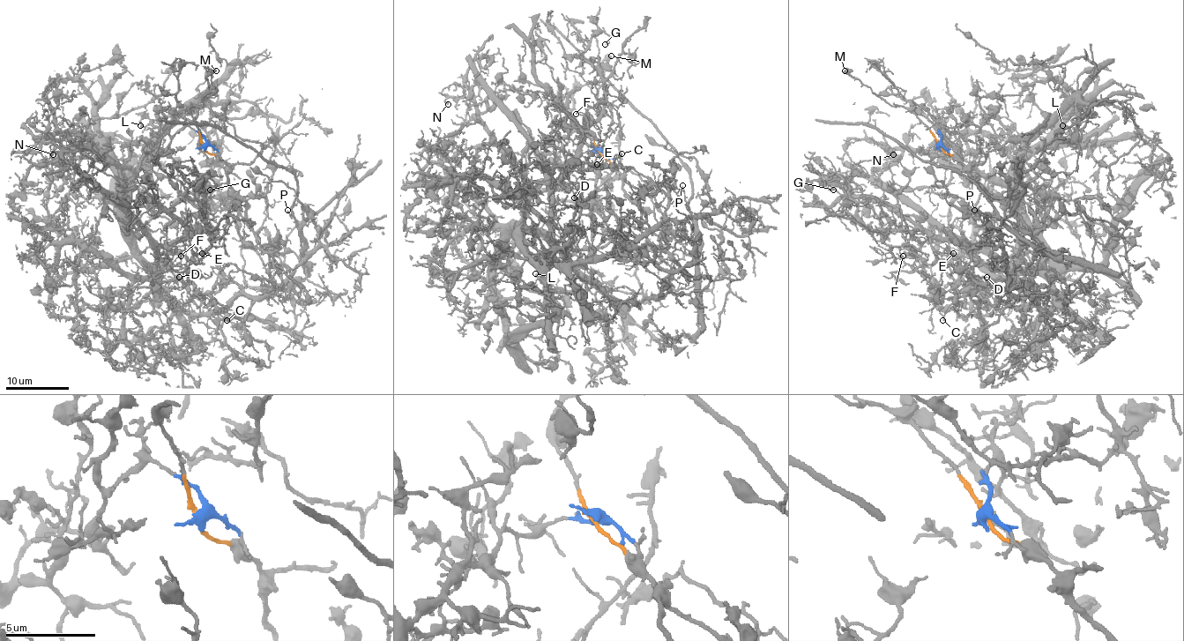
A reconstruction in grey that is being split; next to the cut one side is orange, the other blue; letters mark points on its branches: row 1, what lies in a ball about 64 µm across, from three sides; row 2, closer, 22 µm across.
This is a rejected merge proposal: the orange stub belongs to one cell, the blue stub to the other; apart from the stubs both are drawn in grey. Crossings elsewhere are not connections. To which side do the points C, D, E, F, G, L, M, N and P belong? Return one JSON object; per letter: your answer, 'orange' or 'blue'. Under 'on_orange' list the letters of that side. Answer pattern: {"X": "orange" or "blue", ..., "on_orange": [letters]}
{"C": "blue", "D": "blue", "E": "blue", "F": "blue", "G": "blue", "L": "blue", "M": "orange", "N": "blue", "P": "orange", "on_orange": ["M", "P"]}

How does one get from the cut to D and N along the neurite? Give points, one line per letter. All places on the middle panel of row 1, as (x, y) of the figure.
D: (599, 150), (569, 155), (539, 185), (523, 225), (535, 259), (549, 225), (523, 187), (562, 181), (575, 197)
N: (599, 150), (569, 155), (532, 187), (467, 98), (448, 98), (445, 101), (448, 104)

